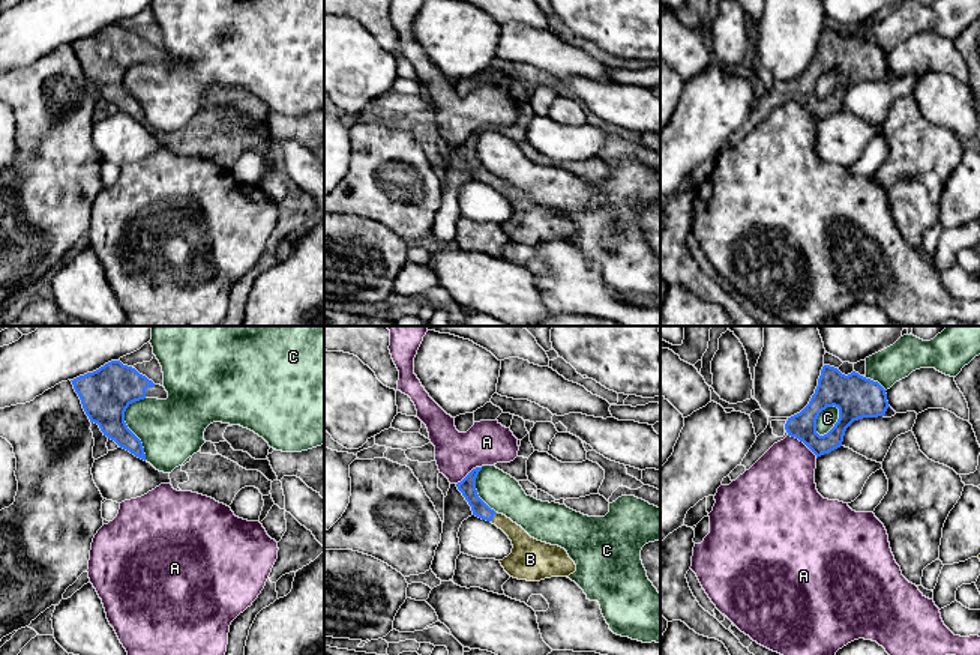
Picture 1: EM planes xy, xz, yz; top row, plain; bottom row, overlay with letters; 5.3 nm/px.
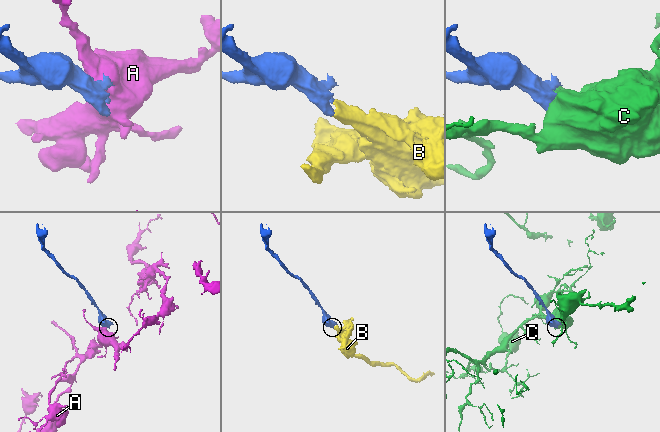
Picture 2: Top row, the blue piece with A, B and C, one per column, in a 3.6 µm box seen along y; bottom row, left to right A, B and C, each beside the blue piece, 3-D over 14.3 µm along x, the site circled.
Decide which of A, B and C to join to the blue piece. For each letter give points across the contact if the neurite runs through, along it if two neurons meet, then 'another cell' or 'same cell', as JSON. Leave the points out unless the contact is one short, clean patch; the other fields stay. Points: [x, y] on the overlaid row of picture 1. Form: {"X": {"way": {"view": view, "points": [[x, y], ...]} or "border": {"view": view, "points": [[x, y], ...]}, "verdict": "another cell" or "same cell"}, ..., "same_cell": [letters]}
{"A": {"border": {"view": "yz", "points": [[788, 434], [799, 439], [817, 457]]}, "verdict": "another cell"}, "B": {"way": {"view": "xz", "points": [[467, 485], [471, 498], [493, 517], [505, 523], [526, 550]]}, "verdict": "same cell"}, "C": {"verdict": "another cell"}, "same_cell": ["B"]}

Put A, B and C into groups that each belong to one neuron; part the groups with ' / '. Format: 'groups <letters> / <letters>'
groups A / B / C

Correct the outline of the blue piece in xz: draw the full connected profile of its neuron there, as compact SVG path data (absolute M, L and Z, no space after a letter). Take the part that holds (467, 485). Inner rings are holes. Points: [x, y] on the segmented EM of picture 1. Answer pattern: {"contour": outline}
{"contour": "M482 467L473 469L456 487L471 506L473 515L491 521L512 541L512 553L500 560L504 571L513 578L527 581L569 577L573 574L576 565L564 548L531 538L521 526L491 509L479 497L476 478L480 470Z"}

